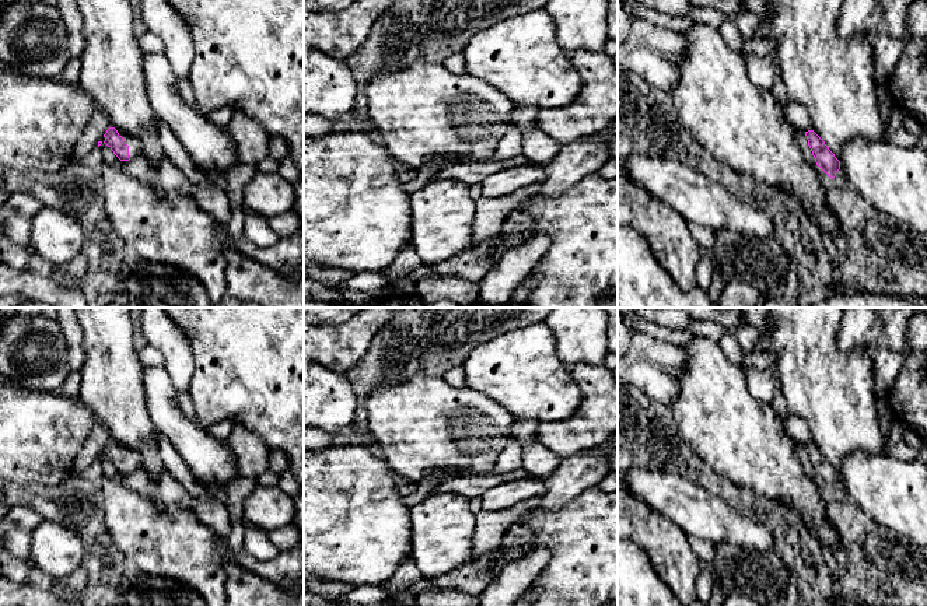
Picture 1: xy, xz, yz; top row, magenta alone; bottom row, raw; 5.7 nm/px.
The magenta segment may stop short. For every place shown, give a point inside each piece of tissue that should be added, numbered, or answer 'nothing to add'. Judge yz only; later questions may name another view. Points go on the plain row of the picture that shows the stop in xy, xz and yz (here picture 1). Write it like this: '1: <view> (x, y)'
nothing to add

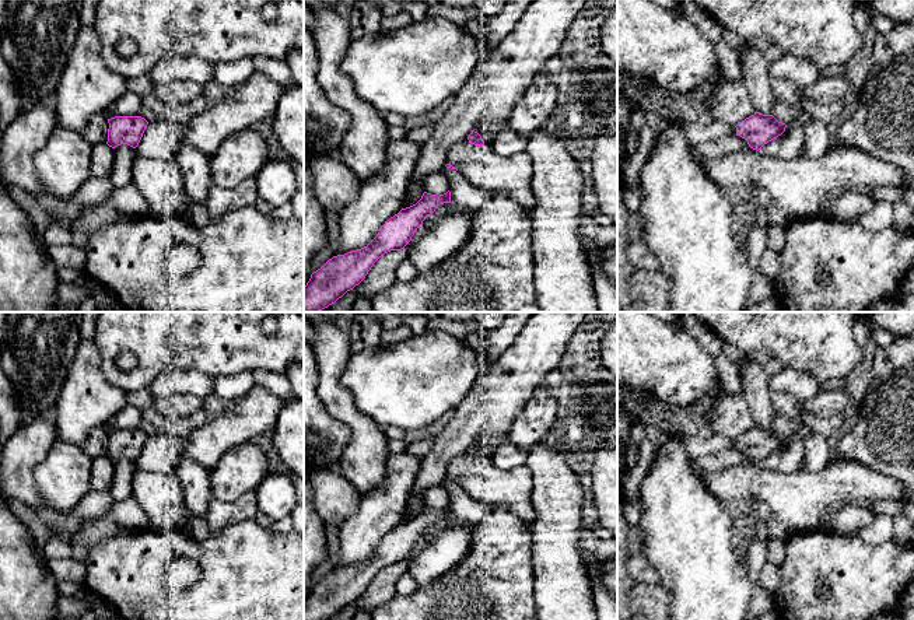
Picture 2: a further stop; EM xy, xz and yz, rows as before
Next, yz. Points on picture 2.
nothing to add

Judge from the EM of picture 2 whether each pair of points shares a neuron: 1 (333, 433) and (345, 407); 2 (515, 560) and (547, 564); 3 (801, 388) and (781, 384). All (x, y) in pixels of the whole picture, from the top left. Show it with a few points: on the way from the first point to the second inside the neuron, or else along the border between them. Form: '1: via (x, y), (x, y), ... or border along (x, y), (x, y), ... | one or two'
1: border along (318, 396), (350, 430), (350, 441), (342, 454) | two
2: border along (528, 532), (532, 554), (533, 596) | two
3: via (797, 384), (785, 384) | one

